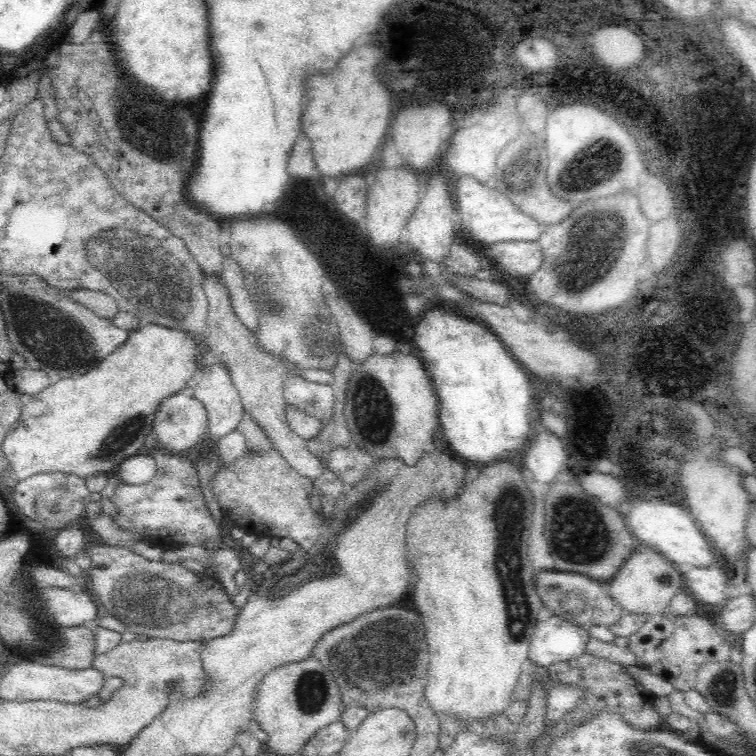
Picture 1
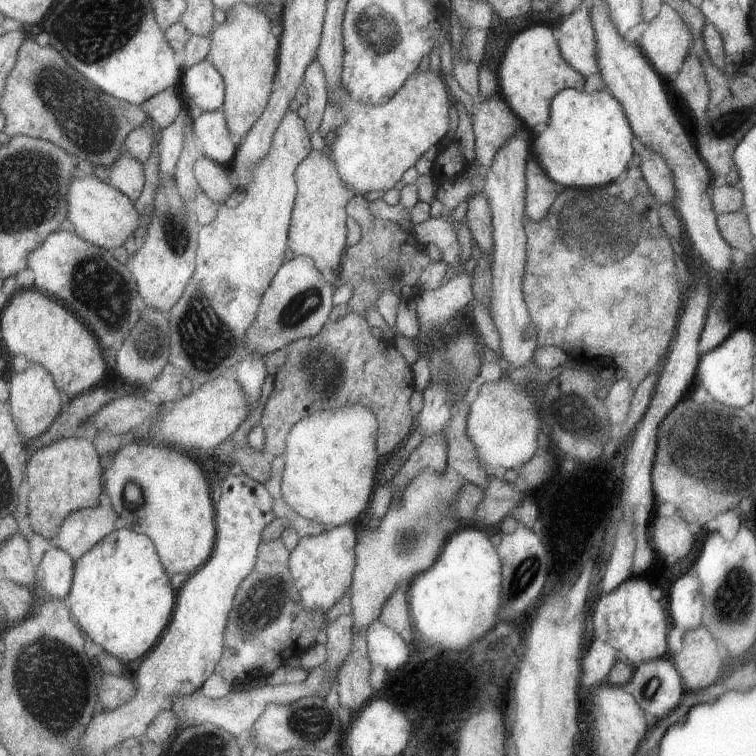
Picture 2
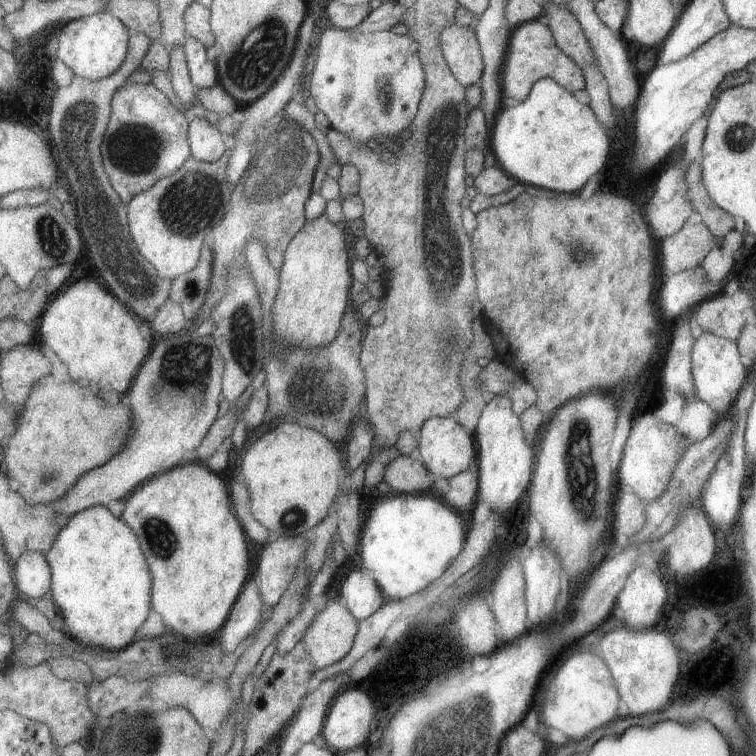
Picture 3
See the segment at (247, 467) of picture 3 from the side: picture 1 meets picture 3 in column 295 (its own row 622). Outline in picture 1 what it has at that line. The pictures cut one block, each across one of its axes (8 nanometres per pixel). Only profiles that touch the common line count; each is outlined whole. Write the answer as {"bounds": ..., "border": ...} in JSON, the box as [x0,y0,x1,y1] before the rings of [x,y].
{"bounds":[408,460,540,732],"border":[[[502,460],[502,462],[494,462],[492,466],[484,468],[480,472],[480,476],[474,482],[468,482],[462,490],[462,494],[454,496],[452,500],[428,500],[424,504],[420,504],[412,514],[412,522],[408,526],[408,562],[412,566],[412,574],[416,580],[414,586],[414,604],[416,610],[420,612],[424,626],[426,626],[426,638],[428,638],[428,648],[430,648],[430,664],[428,664],[428,684],[424,688],[424,700],[430,706],[430,710],[434,714],[440,716],[440,722],[444,720],[444,716],[456,718],[464,724],[462,732],[468,730],[478,730],[482,722],[492,720],[492,716],[504,714],[504,710],[508,710],[508,706],[512,704],[512,692],[518,686],[518,678],[522,674],[522,670],[526,670],[528,662],[530,662],[530,644],[532,644],[532,634],[536,630],[536,620],[538,620],[538,612],[540,612],[540,598],[534,590],[534,574],[538,572],[530,560],[530,552],[528,552],[528,544],[530,544],[530,528],[532,528],[532,500],[530,500],[530,490],[528,490],[528,482],[524,480],[524,476],[520,474],[520,464],[514,464],[518,460]]]}

